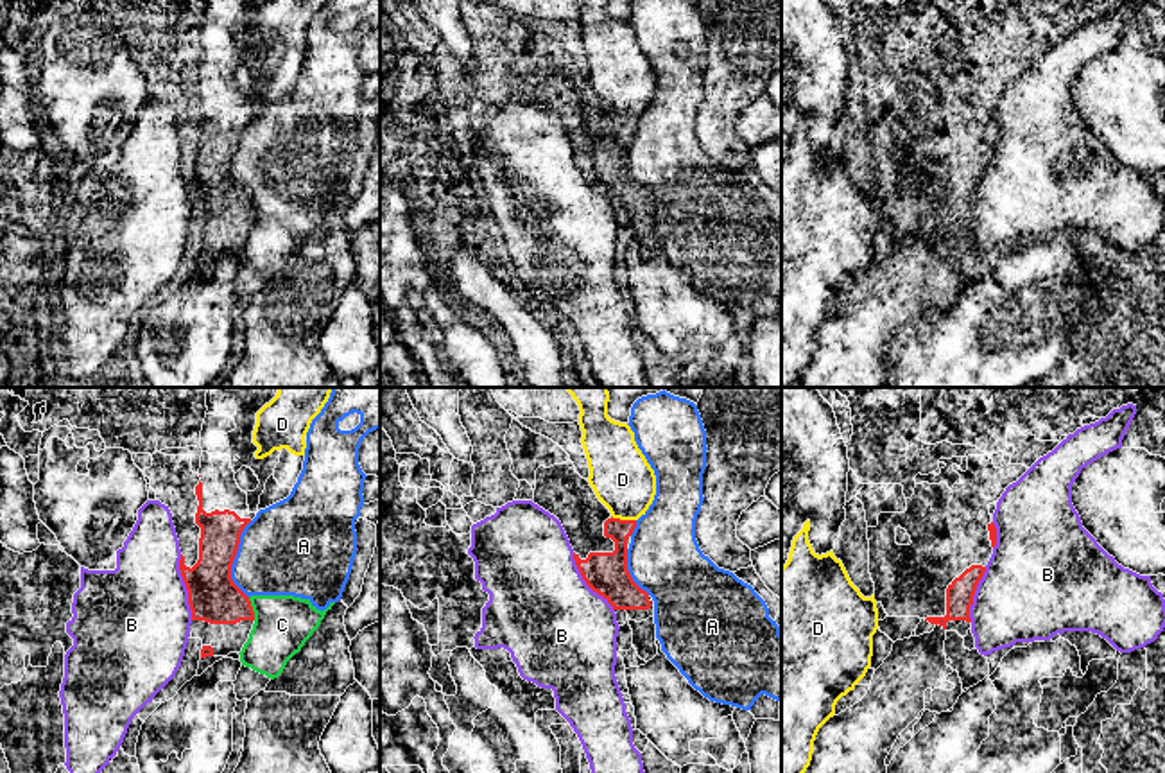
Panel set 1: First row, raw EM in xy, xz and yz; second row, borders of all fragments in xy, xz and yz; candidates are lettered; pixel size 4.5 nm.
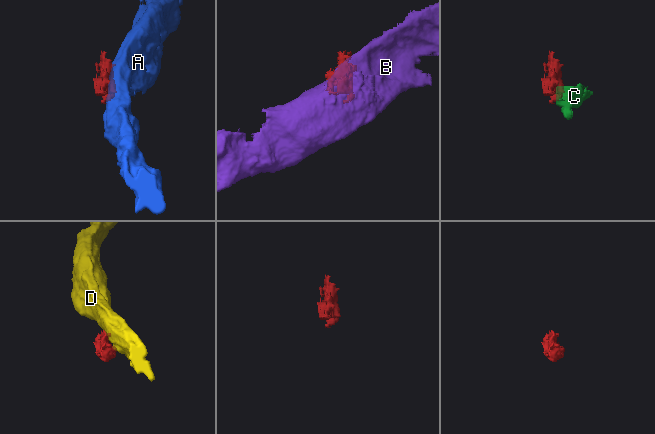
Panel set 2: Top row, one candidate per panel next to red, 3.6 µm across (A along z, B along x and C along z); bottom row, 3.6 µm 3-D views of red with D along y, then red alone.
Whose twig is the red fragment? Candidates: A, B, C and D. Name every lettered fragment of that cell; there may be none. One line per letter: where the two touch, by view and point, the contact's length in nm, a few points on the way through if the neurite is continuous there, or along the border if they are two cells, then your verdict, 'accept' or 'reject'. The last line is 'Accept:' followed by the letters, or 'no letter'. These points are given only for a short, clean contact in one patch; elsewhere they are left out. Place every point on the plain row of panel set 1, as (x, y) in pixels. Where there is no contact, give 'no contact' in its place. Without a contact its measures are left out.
A: xy (233, 156) | 360 nm | along xy (251, 119), (241, 133), (232, 164), (232, 180), (248, 196) | reject
B: xy (187, 185) | 300 nm | reject
C: xy (251, 207) | 110 nm | along xy (248, 196), (255, 217) | reject
D: xz (624, 119) | 110 nm | along xz (612, 113), (622, 119), (635, 119) | reject
Accept: no letter

